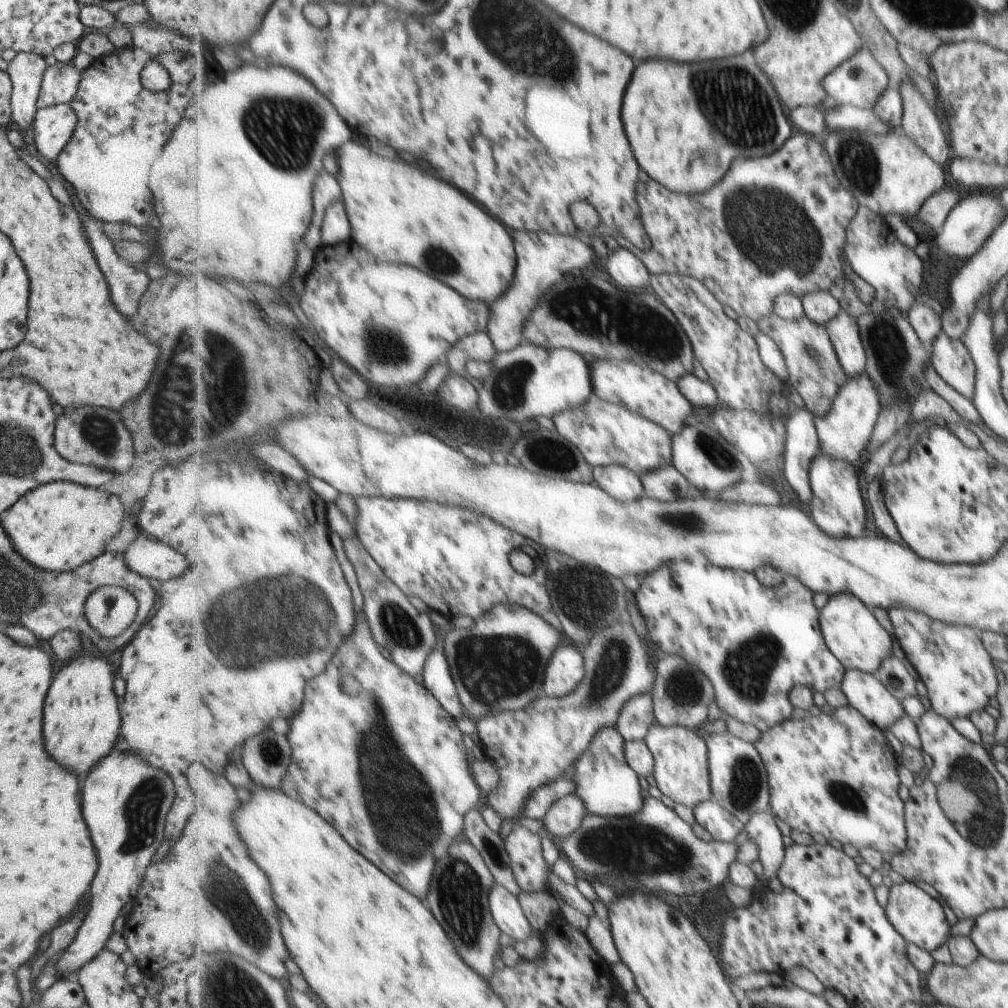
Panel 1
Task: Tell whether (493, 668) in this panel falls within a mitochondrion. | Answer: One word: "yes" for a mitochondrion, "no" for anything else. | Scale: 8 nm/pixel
yes

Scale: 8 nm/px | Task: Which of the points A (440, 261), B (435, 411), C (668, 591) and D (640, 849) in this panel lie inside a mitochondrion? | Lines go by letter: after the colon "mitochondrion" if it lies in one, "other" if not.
A: mitochondrion
B: other
C: other
D: mitochondrion

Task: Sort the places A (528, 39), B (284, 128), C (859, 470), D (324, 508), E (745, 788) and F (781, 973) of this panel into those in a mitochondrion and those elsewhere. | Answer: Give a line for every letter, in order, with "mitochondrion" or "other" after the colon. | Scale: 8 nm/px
A: mitochondrion
B: mitochondrion
C: other
D: other
E: mitochondrion
F: other

